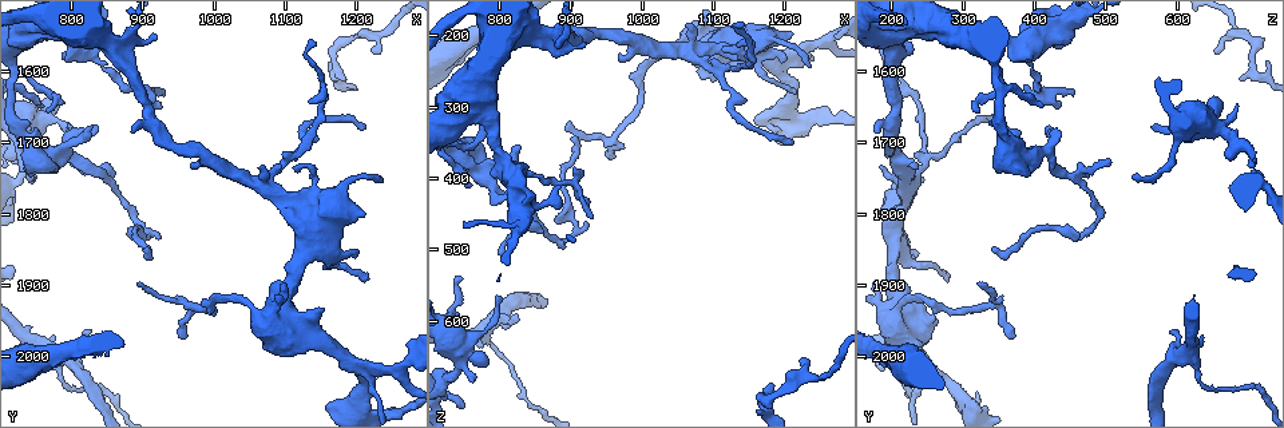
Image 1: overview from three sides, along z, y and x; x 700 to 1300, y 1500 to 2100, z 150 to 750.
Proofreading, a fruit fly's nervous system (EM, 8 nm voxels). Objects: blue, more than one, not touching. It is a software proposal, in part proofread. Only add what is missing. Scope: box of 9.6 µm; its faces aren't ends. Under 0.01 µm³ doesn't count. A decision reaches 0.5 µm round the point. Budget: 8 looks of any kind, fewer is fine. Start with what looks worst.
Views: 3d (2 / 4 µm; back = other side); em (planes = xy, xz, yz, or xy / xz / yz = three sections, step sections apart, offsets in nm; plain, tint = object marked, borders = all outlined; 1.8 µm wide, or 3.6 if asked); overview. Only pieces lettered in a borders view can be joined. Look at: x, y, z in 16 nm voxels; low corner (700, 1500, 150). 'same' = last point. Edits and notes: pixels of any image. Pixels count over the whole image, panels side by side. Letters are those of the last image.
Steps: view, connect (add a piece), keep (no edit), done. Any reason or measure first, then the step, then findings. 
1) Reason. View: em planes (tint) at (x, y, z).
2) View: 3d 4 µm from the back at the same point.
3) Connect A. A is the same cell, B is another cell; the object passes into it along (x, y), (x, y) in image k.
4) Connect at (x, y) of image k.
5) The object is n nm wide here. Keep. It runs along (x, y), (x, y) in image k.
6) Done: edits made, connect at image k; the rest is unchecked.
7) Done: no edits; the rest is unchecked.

Thin end. View: em xz step 4 (borders) at (820, 1970, 585).

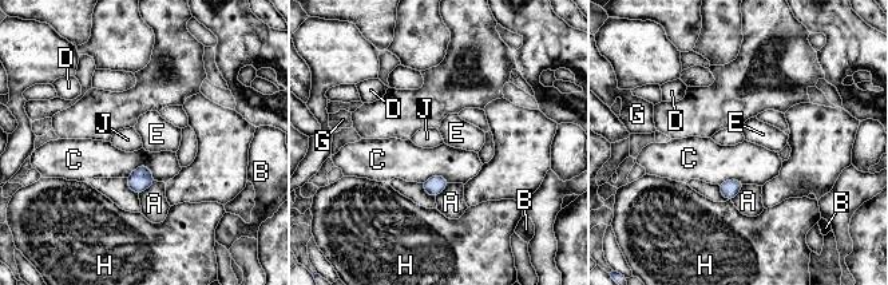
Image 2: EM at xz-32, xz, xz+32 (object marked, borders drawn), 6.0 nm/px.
Another direction. View: em planes (borders) at the same point.

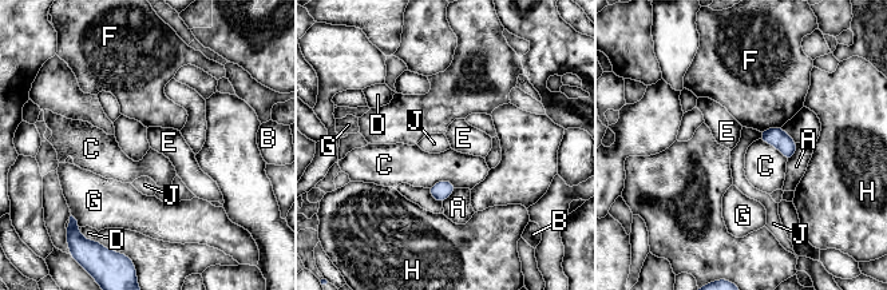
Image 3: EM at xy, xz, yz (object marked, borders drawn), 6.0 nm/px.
Keep. A, B, C, D, E, F, G, H and J are other cells; a border runs along (760, 138), (771, 143), (787, 161) in image 3; none of them fits.

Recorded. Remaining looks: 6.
Thin end. View: 3d 4 µm at (1220, 1570, 655).

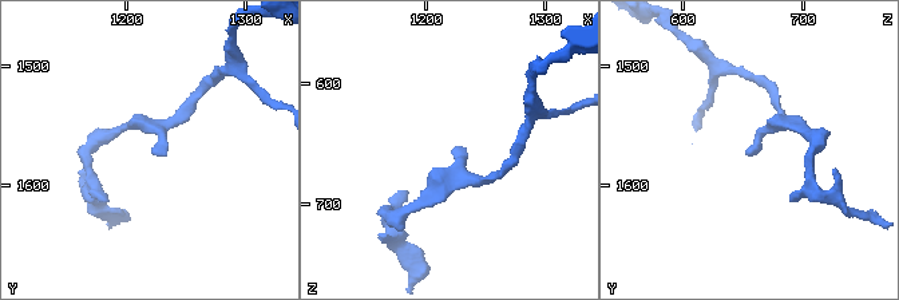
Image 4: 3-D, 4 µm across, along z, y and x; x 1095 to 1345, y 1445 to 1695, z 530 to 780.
Shape alone is not enough. View: em xz step 4 (borders) at (1224, 1572, 656).

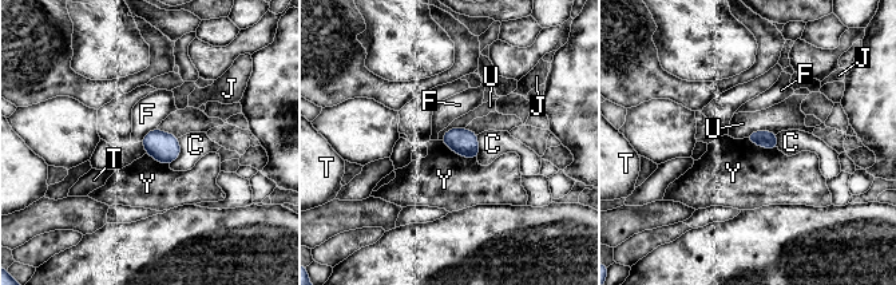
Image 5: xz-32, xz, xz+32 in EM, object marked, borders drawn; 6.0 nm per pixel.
Another direction. View: em yz step 8 (borders) at the same point.

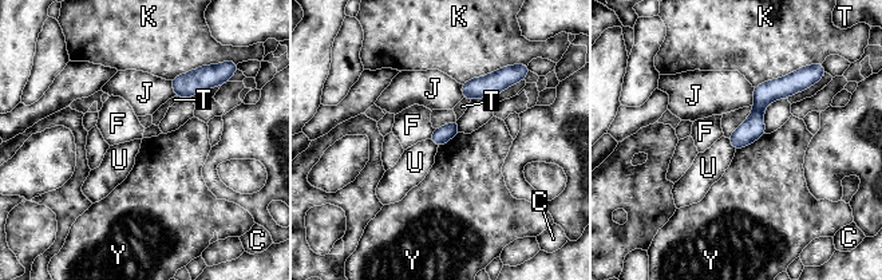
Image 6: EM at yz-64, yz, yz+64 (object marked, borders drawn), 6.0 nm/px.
The longest contact is with K, 300 nm. Keep. C, F, J, K, T, U and Y are other cells; a border runs along (764, 133), (736, 150) in image 6; no lettered piece goes on from it.

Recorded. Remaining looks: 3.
View: em planes (borders) at (750, 1755, 720).

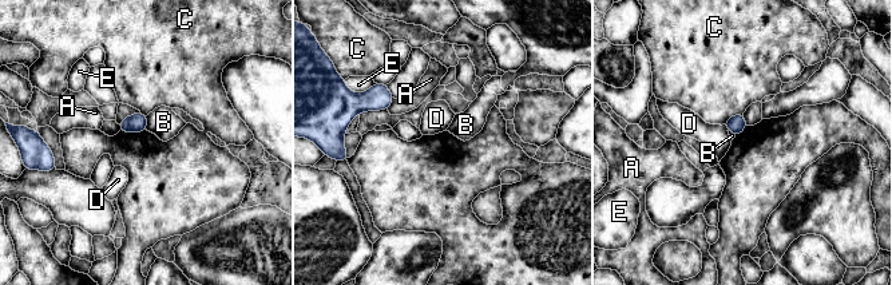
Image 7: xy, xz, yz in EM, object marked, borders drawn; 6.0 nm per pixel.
Keep. A, B, C, D and E are other cells; no lettered piece goes on from it.

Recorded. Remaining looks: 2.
Done: no edits; the rest is unchecked.

